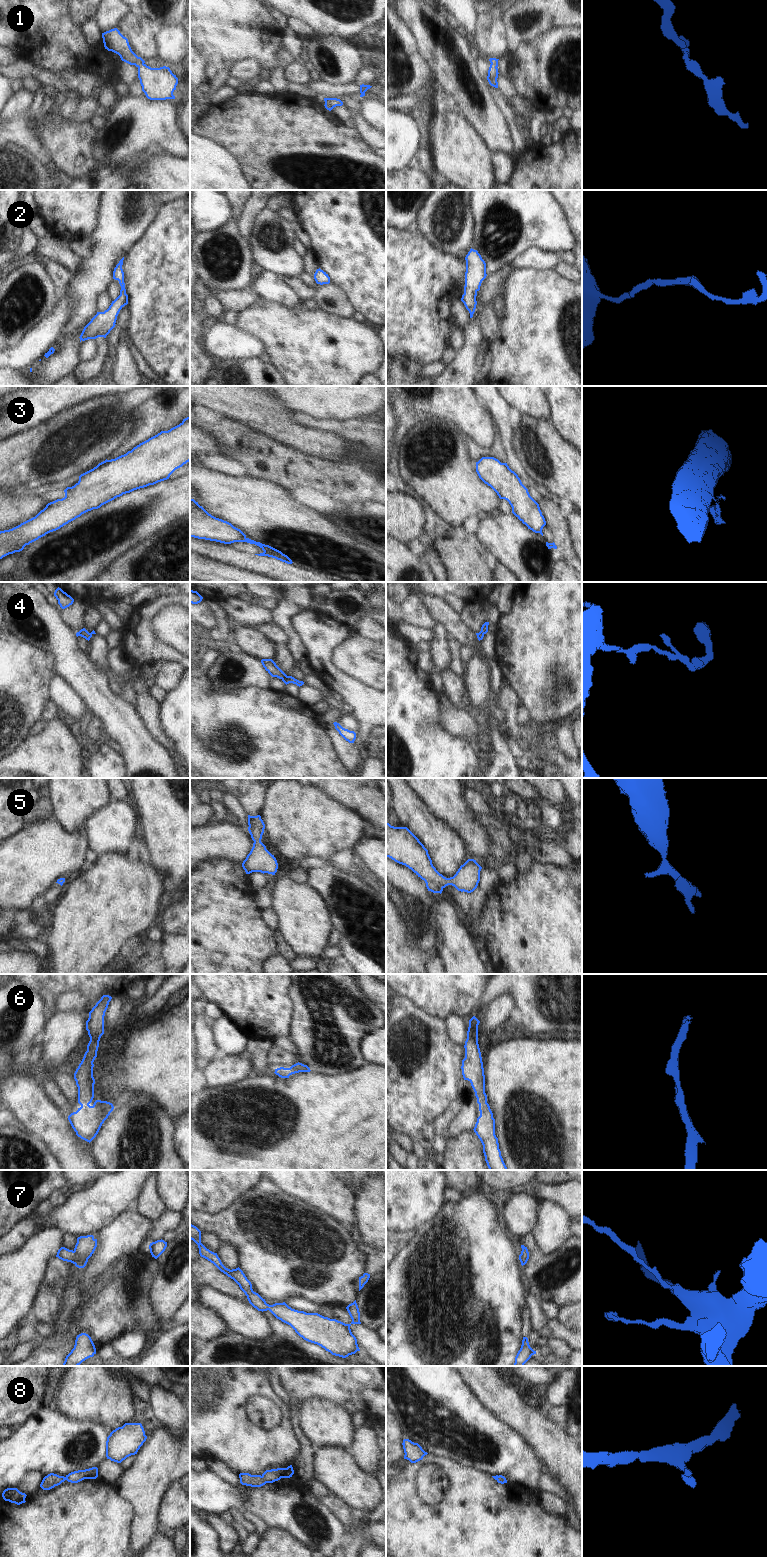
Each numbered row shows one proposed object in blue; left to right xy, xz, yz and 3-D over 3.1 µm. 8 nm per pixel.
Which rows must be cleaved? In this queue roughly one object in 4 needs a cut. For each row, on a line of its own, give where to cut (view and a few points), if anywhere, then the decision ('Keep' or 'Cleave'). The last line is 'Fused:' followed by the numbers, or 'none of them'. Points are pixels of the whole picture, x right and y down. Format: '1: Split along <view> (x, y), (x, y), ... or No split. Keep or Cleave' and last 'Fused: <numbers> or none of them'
1: No split. Keep
2: No split. Keep
3: Split along xz (245, 537), (239, 541). Cleave
4: No split. Keep
5: No split. Keep
6: No split. Keep
7: No split. Keep
8: No split. Keep
Fused: 3

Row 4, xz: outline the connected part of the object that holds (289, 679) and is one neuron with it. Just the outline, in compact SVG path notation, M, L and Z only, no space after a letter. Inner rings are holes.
M262 659L261 663L265 670L272 676L281 679L286 685L289 683L296 684L297 686L302 686L303 681L299 681L292 676L287 676L272 659Z

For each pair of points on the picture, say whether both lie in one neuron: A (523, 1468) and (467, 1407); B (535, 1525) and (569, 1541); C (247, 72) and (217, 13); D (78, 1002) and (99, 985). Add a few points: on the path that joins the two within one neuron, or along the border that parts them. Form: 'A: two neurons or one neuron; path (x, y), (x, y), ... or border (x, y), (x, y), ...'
A: one neuron; path (508, 1453), (498, 1439), (481, 1422)
B: one neuron; path (543, 1533), (551, 1541), (561, 1541)
C: two neurons; border (234, 62), (254, 57), (262, 71)
D: two neurons; border (61, 993), (79, 992), (88, 1002)

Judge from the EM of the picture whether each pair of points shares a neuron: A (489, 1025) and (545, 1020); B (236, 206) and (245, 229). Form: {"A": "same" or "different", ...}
{"A": "different", "B": "different"}

